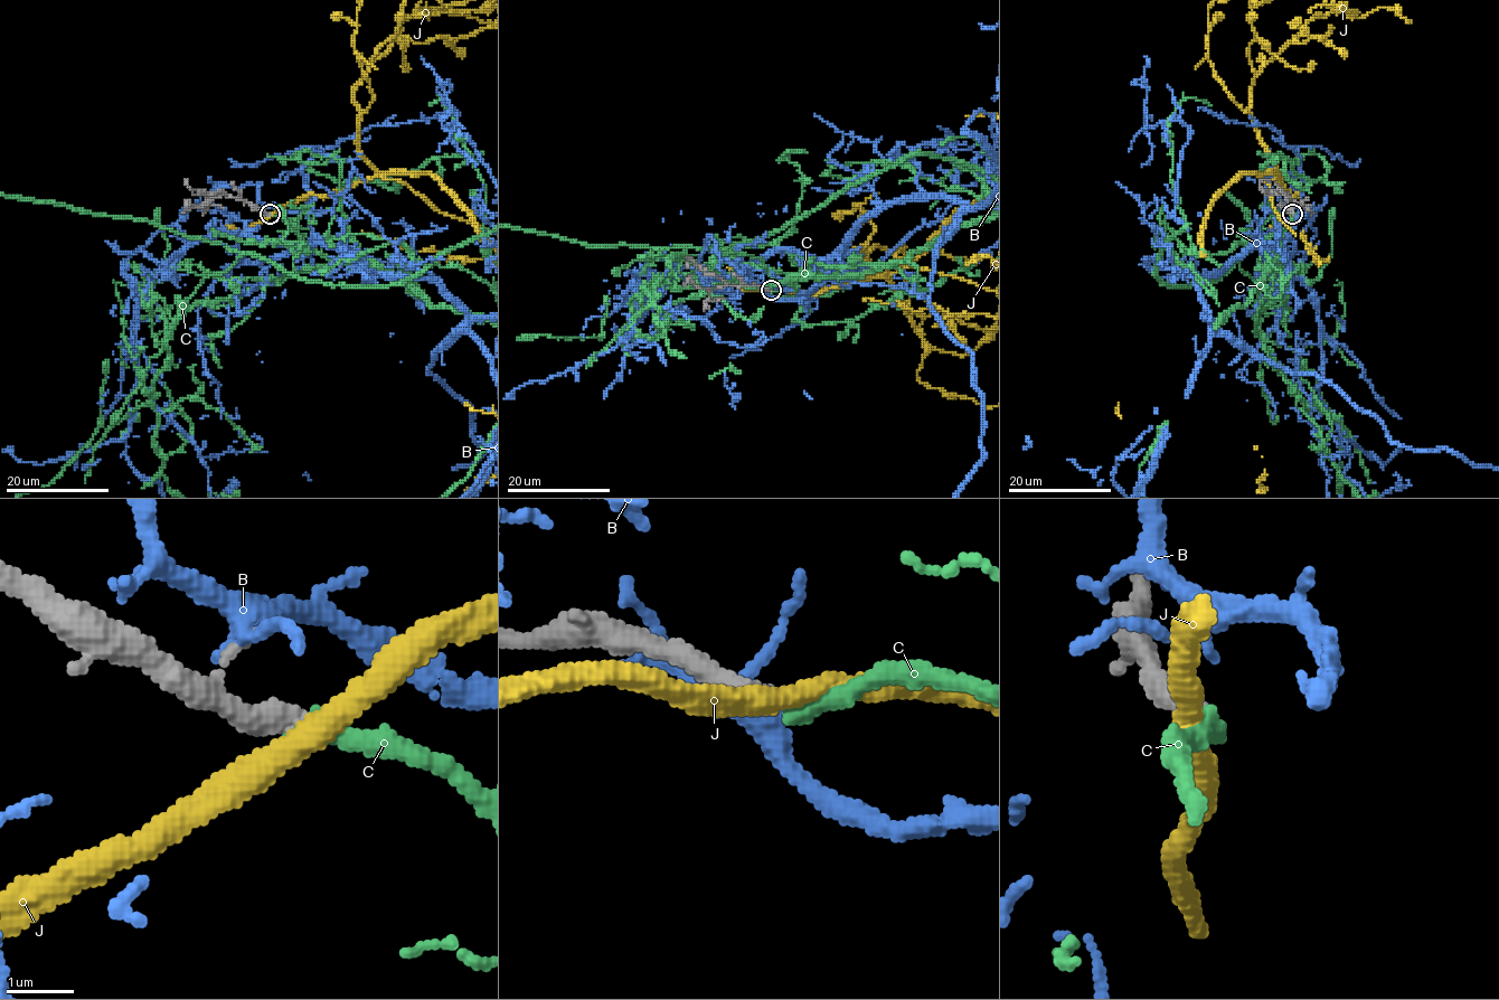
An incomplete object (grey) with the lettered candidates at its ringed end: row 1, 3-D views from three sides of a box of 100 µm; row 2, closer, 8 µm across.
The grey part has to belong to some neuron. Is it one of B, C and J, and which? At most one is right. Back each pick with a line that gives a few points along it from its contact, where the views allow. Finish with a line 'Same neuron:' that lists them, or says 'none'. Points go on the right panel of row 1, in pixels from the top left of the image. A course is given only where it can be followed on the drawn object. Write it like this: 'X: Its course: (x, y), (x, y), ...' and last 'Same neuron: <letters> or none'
C: Its course: (1293, 214), (1215, 341), (1300, 392), (1344, 305), (1314, 340), (1311, 320), (1416, 122)
Same neuron: C

